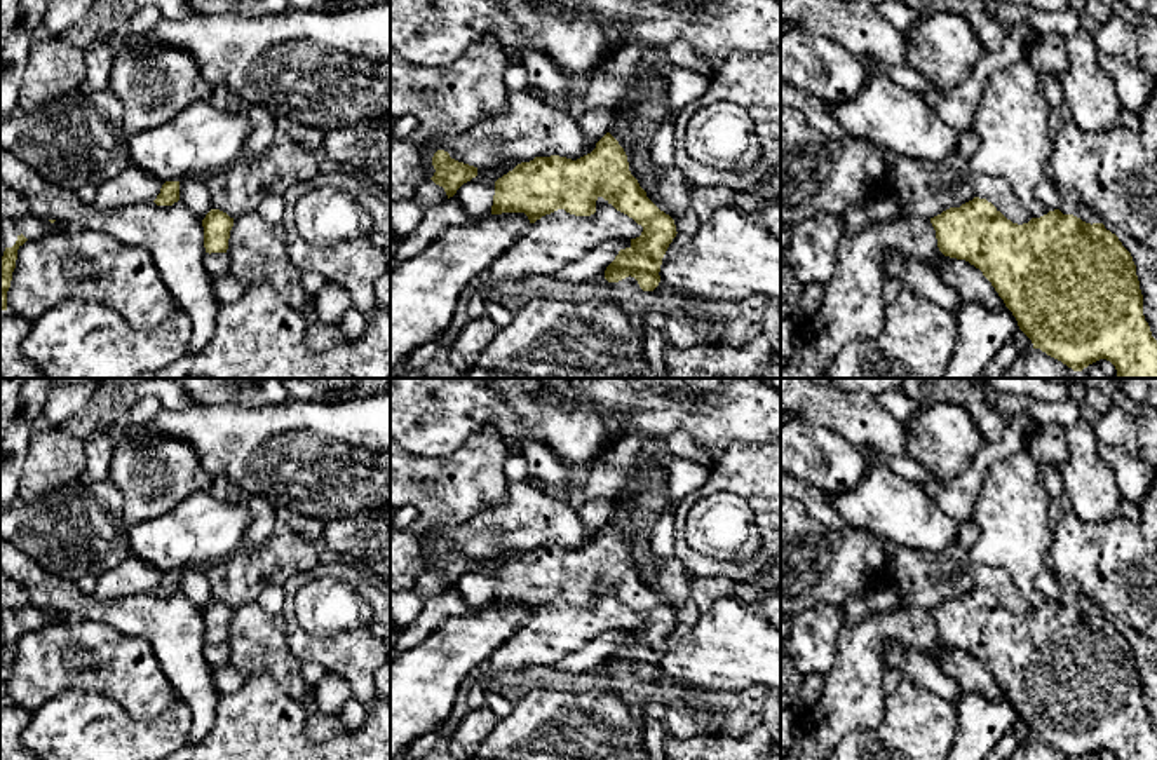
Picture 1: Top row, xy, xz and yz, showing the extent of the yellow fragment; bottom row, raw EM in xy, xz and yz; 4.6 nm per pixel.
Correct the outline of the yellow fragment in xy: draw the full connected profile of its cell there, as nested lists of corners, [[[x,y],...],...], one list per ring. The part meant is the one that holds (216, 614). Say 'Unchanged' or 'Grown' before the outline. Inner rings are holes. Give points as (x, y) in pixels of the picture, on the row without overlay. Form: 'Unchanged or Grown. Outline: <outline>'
Unchanged. Outline: [[[211,600],[202,610],[206,643],[227,643],[233,608],[220,600]]]

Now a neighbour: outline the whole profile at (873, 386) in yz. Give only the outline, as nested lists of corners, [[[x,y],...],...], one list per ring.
[[[833,378],[831,383],[847,392],[869,392],[880,396],[885,390],[901,389],[904,378]]]

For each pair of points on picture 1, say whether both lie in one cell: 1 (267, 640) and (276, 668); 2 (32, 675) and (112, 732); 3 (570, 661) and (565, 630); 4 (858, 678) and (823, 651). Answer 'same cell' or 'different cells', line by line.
1: same cell
2: different cells
3: different cells
4: different cells

